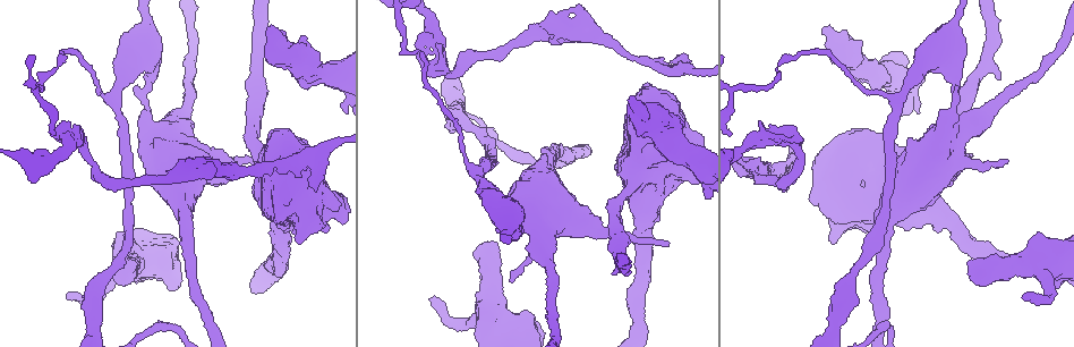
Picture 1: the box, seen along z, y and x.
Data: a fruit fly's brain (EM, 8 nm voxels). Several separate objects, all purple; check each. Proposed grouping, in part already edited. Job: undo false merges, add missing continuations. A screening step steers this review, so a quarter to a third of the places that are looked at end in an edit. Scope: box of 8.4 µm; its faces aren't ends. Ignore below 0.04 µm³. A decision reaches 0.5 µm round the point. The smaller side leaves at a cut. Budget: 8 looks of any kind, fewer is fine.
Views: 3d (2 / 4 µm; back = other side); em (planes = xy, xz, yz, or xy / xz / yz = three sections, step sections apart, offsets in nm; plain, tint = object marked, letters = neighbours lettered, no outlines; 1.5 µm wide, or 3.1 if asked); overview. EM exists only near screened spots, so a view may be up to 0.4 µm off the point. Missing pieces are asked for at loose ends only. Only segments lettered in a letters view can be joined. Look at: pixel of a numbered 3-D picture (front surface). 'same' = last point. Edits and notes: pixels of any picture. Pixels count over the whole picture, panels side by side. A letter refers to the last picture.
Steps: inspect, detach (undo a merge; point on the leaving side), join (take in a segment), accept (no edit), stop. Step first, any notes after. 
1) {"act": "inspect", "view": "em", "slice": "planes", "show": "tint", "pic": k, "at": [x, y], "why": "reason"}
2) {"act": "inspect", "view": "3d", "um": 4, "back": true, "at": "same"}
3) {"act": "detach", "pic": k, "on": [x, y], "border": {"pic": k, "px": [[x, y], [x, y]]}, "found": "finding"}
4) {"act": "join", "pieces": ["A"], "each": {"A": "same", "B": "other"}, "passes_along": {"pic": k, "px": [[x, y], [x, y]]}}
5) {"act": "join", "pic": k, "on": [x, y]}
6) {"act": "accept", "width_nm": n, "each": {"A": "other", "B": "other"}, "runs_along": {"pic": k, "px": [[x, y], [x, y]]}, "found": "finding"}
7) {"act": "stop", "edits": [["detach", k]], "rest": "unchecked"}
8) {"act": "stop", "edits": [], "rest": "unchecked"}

{"act": "inspect", "view": "3d", "um": 4, "pic": 1, "at": [672, 186], "why": "thick turns thin"}

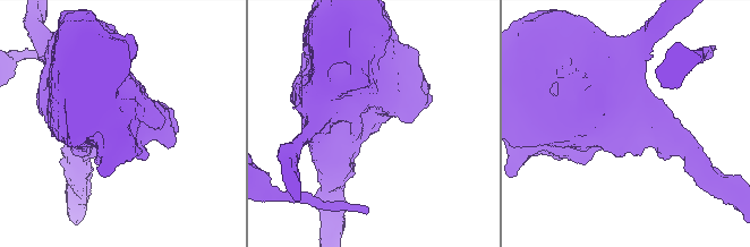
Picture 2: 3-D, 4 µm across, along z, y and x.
{"act": "inspect", "view": "em", "slice": "planes", "show": "letters", "pic": 2, "at": [379, 128], "why": "now the EM"}

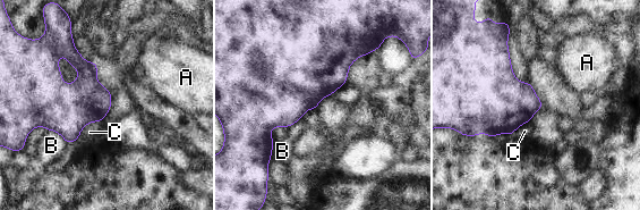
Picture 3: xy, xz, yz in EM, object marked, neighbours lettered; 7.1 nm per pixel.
{"act": "accept", "each": {"A": "other", "B": "other", "C": "other"}, "found": "one neuron here"}

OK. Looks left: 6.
{"act": "inspect", "view": "em", "slice": "planes", "show": "letters", "pic": 1, "at": [798, 150], "why": "sharp bend"}

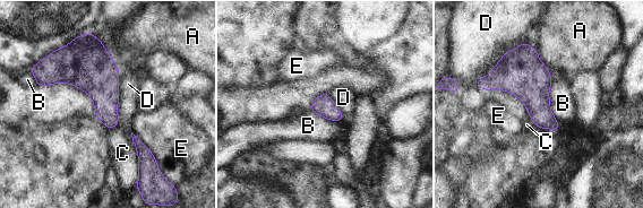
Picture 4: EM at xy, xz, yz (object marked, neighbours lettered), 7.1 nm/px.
{"act": "accept", "each": {"A": "other", "B": "other", "C": "other", "D": "other", "E": "other"}, "border": {"pic": 4, "px": [[551, 81], [550, 111], [559, 124]]}, "found": "continuous, no second neuron"}

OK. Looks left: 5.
{"act": "inspect", "view": "3d", "um": 4, "pic": 1, "at": [268, 29], "why": "free end"}

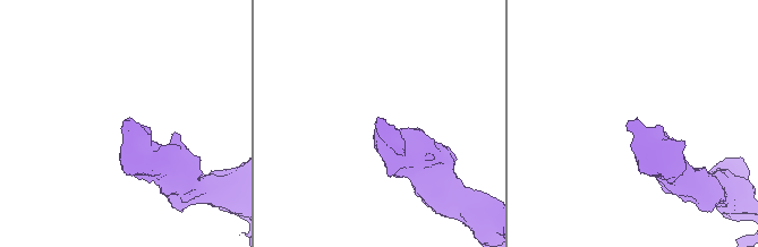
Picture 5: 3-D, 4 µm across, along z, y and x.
{"act": "inspect", "view": "em", "slice": "xz", "step": 4, "show": "letters", "pic": 5, "at": [377, 117]}

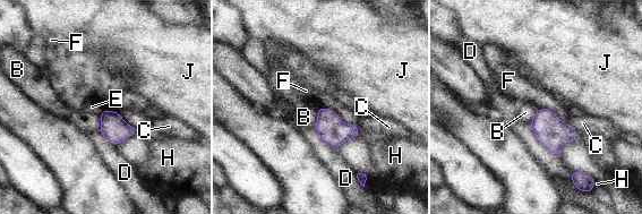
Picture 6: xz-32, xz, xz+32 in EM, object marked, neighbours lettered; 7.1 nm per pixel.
{"act": "inspect", "view": "em", "slice": "planes", "show": "letters", "at": "same"}

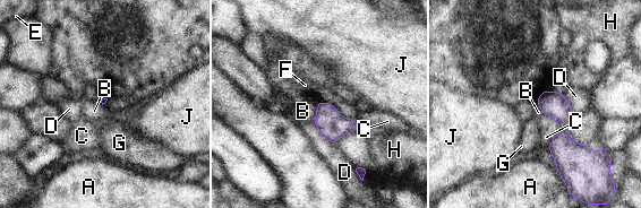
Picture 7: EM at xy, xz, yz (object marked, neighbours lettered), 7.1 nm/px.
{"act": "accept", "each": {"A": "other", "B": "other", "C": "other", "D": "other", "E": "other", "F": "other", "G": "other", "H": "other", "J": "other"}, "border": {"pic": 7, "px": [[317, 106], [313, 120]]}, "found": "none of them fits"}

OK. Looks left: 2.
{"act": "inspect", "view": "em", "slice": "yz", "step": 4, "show": "letters", "pic": 1, "at": [540, 325], "why": "stops while still wide"}

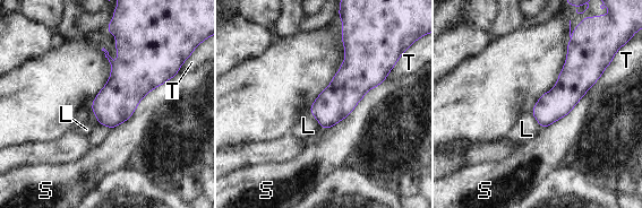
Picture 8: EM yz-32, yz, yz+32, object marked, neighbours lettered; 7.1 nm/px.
{"act": "accept", "each": {"L": "other", "S": "other", "T": "other"}, "border": {"pic": 8, "px": [[308, 111], [320, 126]]}, "found": "none of them fits"}

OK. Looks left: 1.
{"act": "stop", "edits": [], "rest": "unchecked"}

